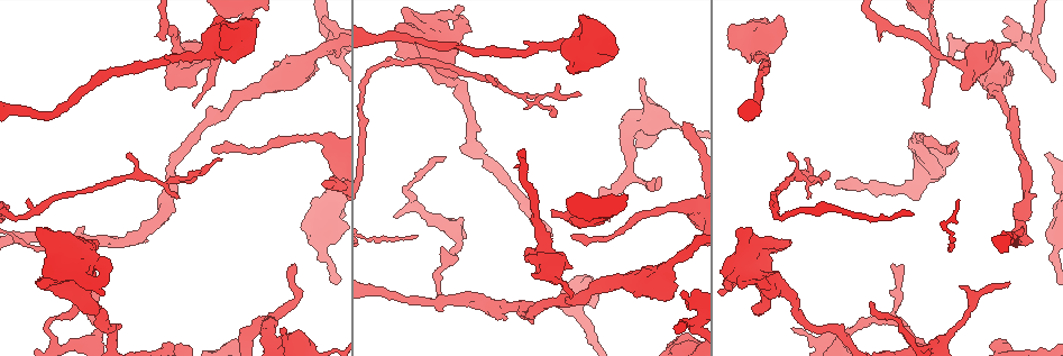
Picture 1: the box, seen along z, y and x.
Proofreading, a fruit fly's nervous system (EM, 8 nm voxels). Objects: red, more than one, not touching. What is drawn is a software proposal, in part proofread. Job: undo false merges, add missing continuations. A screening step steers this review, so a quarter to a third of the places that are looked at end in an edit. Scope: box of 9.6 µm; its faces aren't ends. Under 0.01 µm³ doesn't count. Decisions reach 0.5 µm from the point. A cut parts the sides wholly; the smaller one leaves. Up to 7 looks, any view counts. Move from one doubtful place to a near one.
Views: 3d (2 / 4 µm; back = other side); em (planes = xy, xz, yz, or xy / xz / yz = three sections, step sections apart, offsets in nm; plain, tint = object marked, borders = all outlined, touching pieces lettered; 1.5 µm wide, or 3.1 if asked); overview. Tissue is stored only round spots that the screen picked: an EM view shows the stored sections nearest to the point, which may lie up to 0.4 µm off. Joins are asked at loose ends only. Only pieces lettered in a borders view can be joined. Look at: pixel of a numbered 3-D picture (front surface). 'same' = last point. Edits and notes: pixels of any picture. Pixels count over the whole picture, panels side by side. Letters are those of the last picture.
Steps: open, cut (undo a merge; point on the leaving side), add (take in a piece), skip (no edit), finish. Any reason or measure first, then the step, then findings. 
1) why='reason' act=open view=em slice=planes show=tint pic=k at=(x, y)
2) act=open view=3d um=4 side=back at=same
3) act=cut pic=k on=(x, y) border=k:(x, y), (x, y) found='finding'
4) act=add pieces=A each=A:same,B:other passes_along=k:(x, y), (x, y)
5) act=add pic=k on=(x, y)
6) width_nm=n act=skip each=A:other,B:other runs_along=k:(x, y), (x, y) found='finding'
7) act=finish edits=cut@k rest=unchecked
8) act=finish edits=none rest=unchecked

why='thick end' act=open view=em slice=planes show=borders pic=1 at=(223, 25)

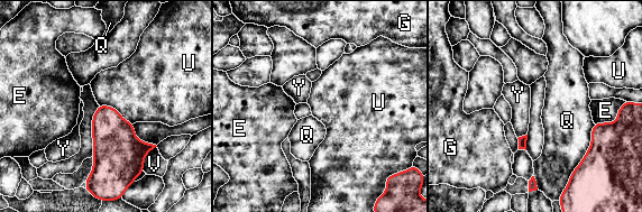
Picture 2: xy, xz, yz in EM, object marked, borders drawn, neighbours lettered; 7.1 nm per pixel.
act=skip each=E:other,G:other,Q:other,U:other,V:other,Y:other border=2:(99, 104), (111, 106), (133, 123) found='no lettered piece goes on from it'

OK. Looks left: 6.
why='calibre changes' act=open view=3d um=4 pic=1 at=(933, 27)

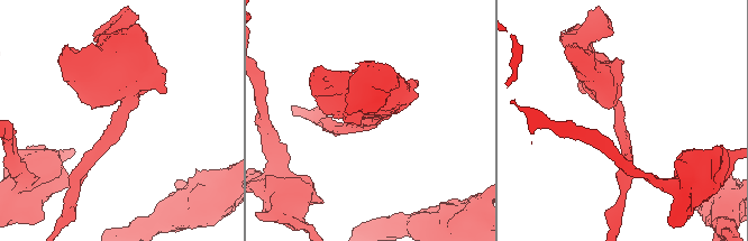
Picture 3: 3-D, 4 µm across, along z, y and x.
arm_widths_nm=180,550 why='need the tissue' act=open view=em slice=xz step=8 show=tint pic=3 at=(617, 119)

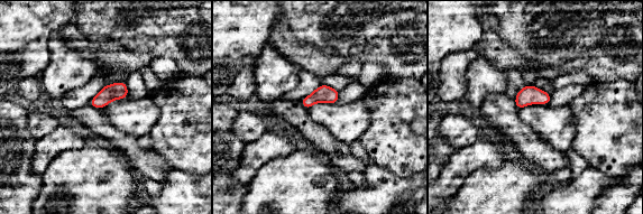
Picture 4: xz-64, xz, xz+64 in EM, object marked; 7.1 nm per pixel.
why='another direction' act=open view=em slice=planes show=borders at=same

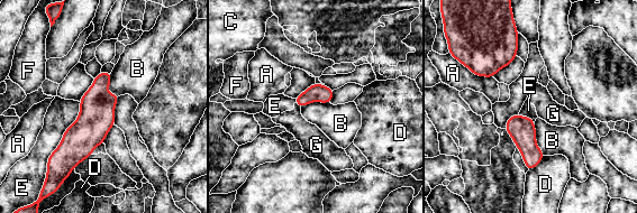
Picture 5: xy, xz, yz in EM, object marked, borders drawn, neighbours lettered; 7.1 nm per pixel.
width_nm=130 act=skip each=A:other,B:other,C:other,D:other,E:other,F:other,G:other border=5:(534, 122), (535, 141), (544, 155) found='continuous, no second neuron'

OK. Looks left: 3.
act=open view=em slice=planes show=borders pic=1 at=(325, 183)

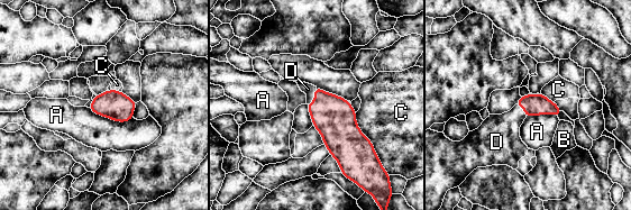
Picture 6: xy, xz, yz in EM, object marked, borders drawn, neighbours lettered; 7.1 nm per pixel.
width_nm=160 act=add pieces=D each=A:other,B:other,C:other,D:same passes_along=6:(332, 116), (314, 97), (308, 89) found='the neuron continues'

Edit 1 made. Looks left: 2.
act=finish edits=add@6 rest=unchecked

